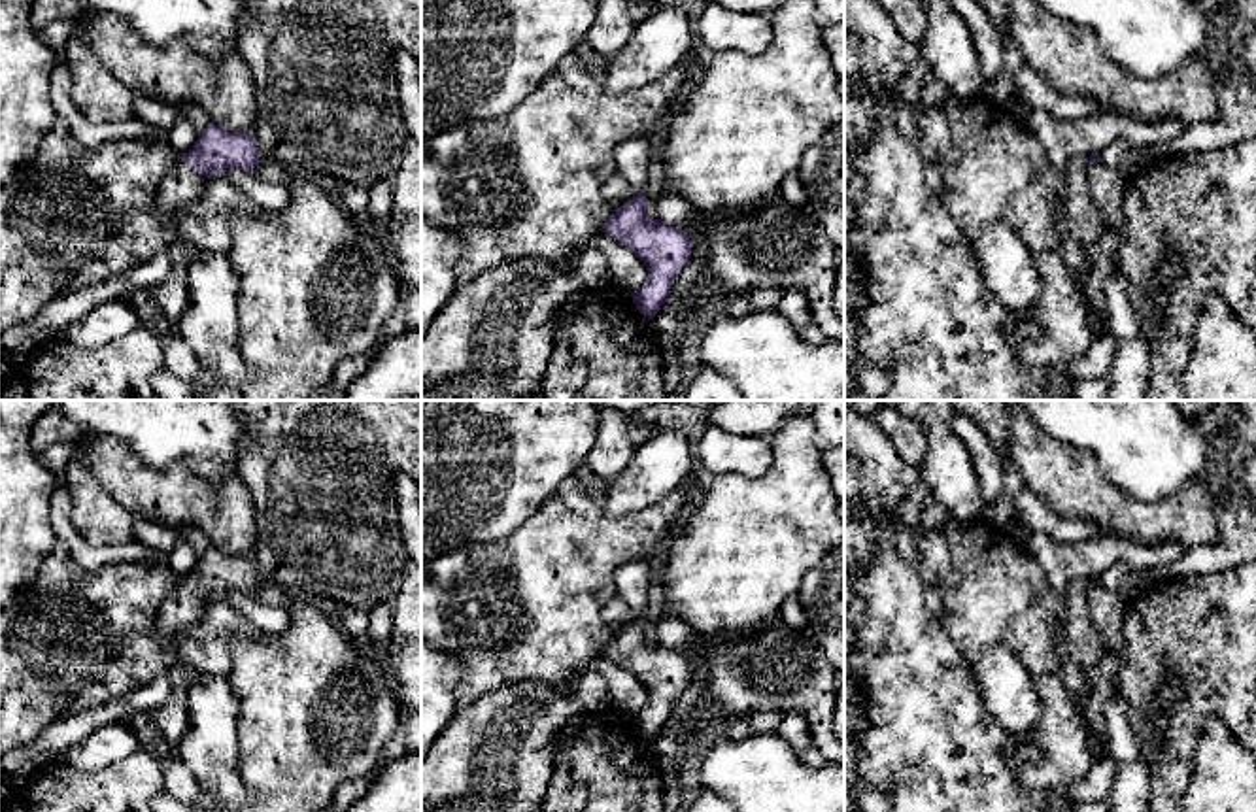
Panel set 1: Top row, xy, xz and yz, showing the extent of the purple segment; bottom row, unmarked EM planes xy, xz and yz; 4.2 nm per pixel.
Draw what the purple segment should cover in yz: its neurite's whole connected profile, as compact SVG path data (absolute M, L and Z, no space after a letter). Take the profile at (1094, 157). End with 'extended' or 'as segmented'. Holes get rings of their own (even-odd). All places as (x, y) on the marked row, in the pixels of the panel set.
M1099 153L1090 155L1088 179L1095 196L1097 208L1107 228L1124 230L1124 181L1118 168L1109 166L1099 159Z | extended

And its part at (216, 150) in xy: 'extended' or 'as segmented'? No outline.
extended

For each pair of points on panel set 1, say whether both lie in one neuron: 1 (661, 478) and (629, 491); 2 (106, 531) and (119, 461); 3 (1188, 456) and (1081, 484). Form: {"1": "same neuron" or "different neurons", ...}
{"1": "same neuron", "2": "different neurons", "3": "different neurons"}

